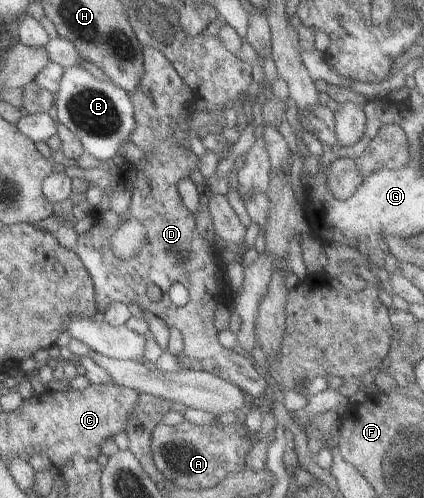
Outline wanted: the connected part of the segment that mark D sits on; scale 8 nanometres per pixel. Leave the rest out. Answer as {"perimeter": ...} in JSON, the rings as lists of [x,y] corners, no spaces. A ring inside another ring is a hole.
{"perimeter":[[[145,46],[142,56],[143,76],[135,90],[128,93],[136,120],[134,131],[128,136],[128,140],[143,148],[145,154],[143,159],[133,164],[136,173],[130,178],[133,180],[131,204],[121,214],[115,214],[110,209],[94,212],[95,222],[88,231],[78,234],[74,251],[94,282],[99,312],[103,313],[115,301],[138,304],[142,310],[148,310],[162,318],[168,328],[177,328],[181,332],[184,346],[177,355],[177,360],[183,369],[210,372],[232,382],[249,398],[258,401],[270,390],[269,384],[257,372],[248,354],[237,348],[223,347],[219,343],[218,331],[213,325],[215,308],[219,304],[233,309],[235,294],[226,281],[226,269],[223,269],[220,257],[209,252],[206,239],[195,226],[194,213],[187,210],[177,192],[177,184],[201,164],[199,157],[189,147],[191,132],[182,112],[185,109],[186,116],[189,116],[194,111],[195,92],[162,52]],[[188,107],[192,107],[192,110],[187,110]],[[127,220],[143,222],[147,232],[145,244],[131,260],[117,258],[109,246],[113,232]],[[149,284],[157,284],[161,288],[163,299],[160,302],[153,302],[147,297]],[[172,284],[183,284],[189,292],[185,306],[177,306],[169,299],[168,290]]]}

